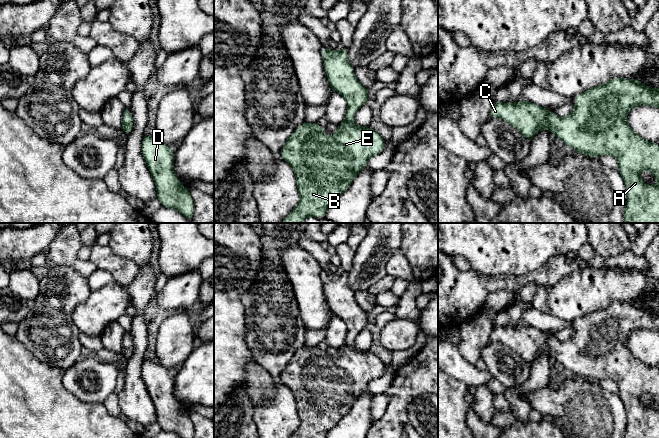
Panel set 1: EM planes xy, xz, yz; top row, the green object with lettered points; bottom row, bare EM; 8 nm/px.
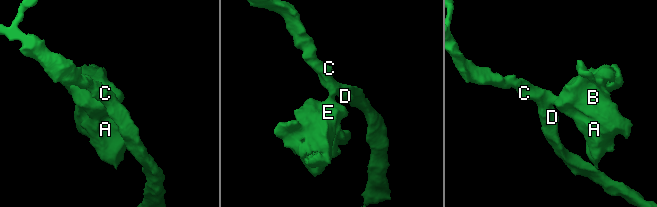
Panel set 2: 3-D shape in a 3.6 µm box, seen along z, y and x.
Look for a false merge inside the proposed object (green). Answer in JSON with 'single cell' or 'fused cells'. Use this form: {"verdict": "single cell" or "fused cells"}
{"verdict": "single cell"}

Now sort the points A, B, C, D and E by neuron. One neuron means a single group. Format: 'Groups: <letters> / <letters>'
Groups: A B C D E

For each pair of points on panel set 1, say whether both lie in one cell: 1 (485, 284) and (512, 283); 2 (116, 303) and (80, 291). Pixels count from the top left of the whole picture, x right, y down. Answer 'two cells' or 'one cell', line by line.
1: one cell
2: two cells

